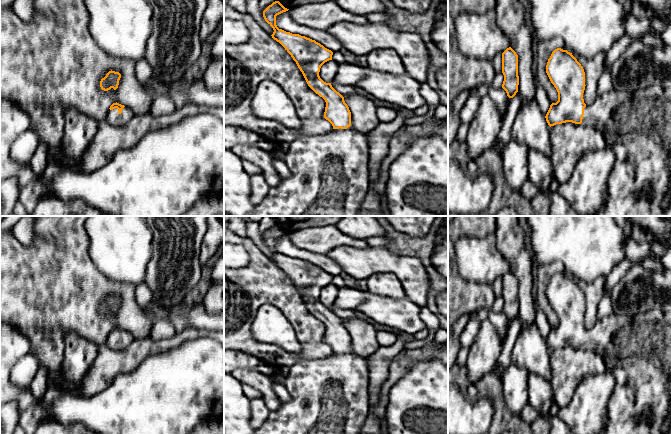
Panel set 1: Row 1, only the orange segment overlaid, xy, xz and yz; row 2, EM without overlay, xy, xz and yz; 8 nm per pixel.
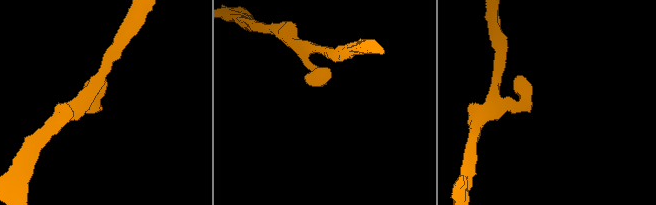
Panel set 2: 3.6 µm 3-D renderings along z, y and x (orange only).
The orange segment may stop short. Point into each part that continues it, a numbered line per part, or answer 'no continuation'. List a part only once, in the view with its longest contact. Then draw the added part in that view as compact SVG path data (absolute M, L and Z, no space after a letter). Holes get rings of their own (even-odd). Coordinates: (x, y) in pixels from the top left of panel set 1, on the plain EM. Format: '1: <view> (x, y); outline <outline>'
1: xy (113, 341); outline M124 331L122 333L121 338L118 337L117 332L115 332L113 334L109 333L109 335L106 339L106 344L107 344L107 346L109 346L110 348L112 348L114 350L120 350L120 349L123 349L123 348L129 346L133 341L134 341L133 335L131 335L127 331Z

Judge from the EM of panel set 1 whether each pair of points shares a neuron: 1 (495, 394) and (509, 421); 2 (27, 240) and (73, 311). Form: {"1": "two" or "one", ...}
{"1": "one", "2": "two"}

